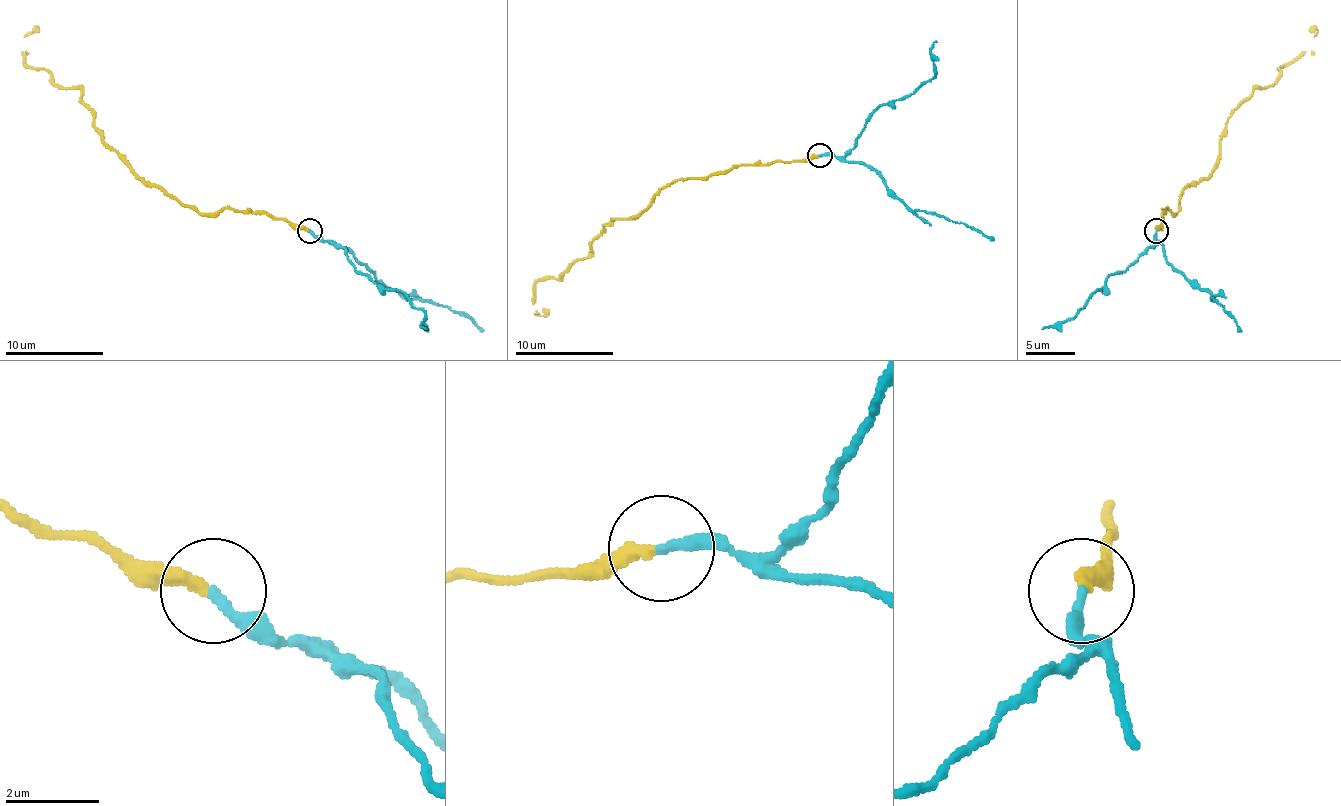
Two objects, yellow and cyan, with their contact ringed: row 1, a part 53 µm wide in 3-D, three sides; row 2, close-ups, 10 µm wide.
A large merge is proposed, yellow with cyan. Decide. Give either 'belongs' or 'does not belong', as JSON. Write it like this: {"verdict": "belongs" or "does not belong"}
{"verdict": "belongs"}

